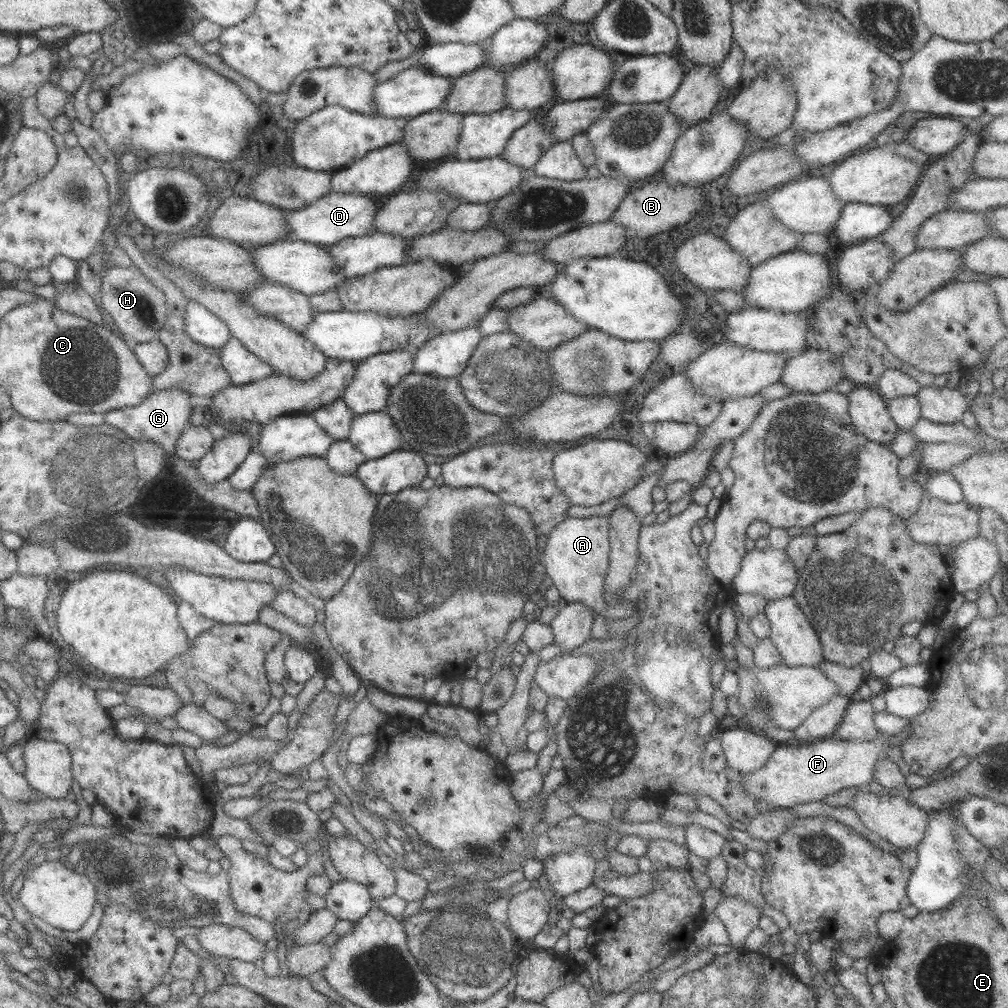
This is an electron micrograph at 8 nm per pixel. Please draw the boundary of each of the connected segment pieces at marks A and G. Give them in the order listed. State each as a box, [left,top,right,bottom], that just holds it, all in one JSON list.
[[541,515,632,619],[104,387,192,454]]

